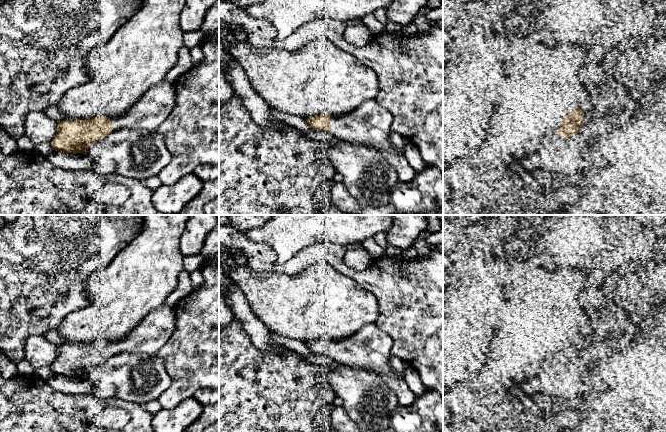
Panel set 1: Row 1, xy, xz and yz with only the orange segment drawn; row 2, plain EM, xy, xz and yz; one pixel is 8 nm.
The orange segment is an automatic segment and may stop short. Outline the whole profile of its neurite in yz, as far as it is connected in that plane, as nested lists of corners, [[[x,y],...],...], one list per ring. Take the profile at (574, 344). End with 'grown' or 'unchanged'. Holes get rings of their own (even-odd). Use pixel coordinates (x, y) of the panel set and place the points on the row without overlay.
[[[574,333],[569,336],[556,356],[563,362],[568,363],[576,359],[580,352],[584,349],[584,336],[580,333]]]; unchanged

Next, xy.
[[[164,304],[146,315],[121,341],[100,339],[88,344],[59,346],[51,370],[55,375],[77,378],[87,376],[92,368],[113,355],[127,353],[153,356],[175,331],[175,321],[174,307]]]; grown

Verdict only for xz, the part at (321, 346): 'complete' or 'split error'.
split error

